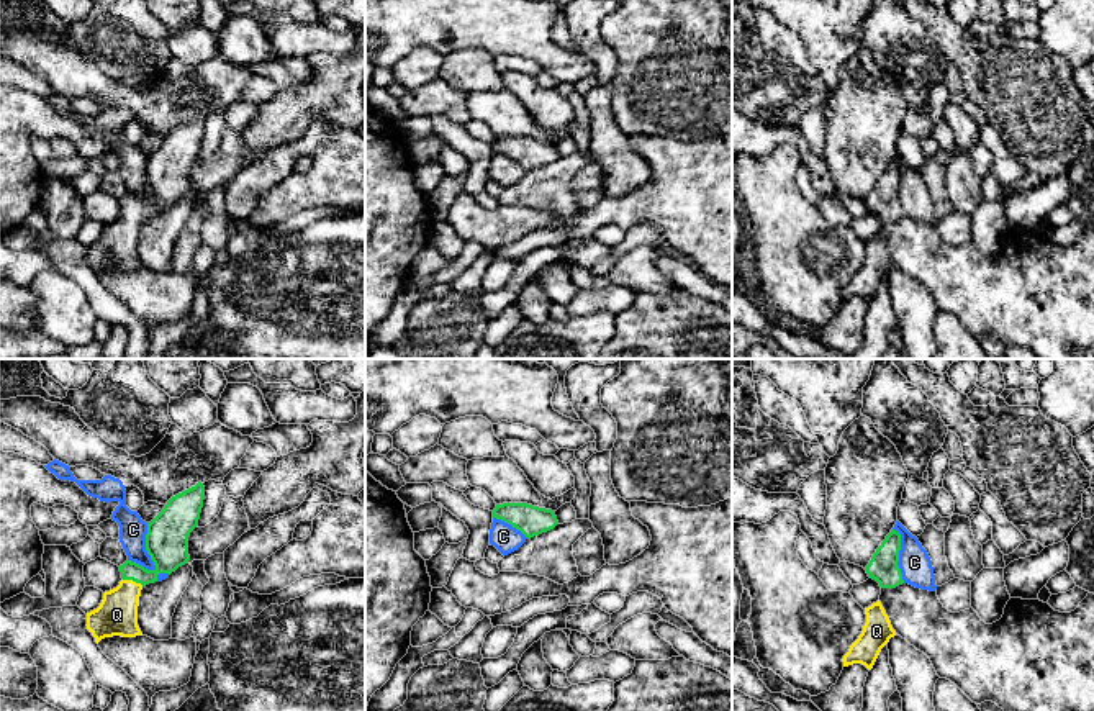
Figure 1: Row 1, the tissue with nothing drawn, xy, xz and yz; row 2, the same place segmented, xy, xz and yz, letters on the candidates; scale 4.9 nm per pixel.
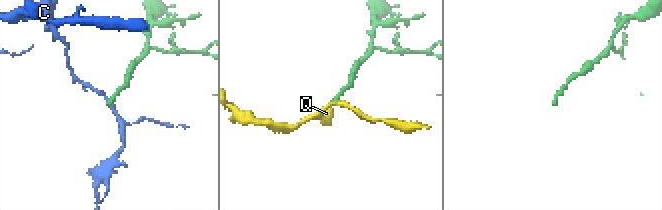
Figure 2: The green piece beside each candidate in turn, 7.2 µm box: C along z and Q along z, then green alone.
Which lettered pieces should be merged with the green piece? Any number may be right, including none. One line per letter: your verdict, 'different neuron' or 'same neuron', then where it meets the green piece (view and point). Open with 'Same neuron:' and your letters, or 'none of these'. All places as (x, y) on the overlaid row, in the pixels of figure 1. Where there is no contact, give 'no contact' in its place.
Same neuron: Q
C: different neuron; contact xy (146, 547)
Q: same neuron; contact xy (133, 580)

